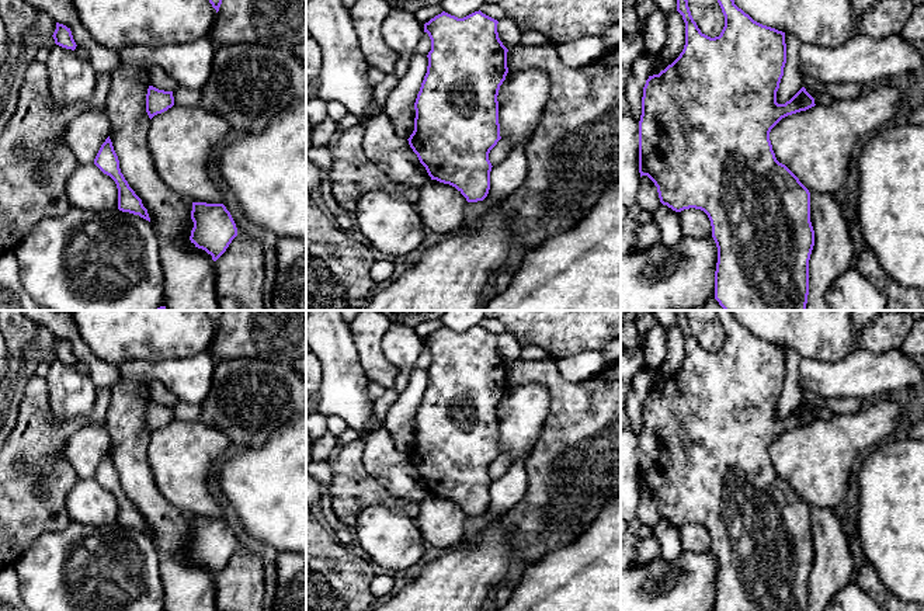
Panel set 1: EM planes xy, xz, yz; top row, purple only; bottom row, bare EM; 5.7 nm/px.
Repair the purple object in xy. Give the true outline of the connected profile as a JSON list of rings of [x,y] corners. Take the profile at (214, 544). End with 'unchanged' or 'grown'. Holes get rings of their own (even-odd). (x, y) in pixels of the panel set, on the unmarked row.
[[[192,517],[190,555],[216,576],[237,551],[236,538],[223,518]]]; unchanged

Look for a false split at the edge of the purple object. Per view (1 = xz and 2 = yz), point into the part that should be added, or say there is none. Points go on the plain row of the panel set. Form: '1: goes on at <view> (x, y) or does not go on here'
1: does not go on here
2: does not go on here

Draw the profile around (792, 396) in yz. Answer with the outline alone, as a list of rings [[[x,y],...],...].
[[[785,348],[786,378],[777,406],[777,417],[785,419],[807,398],[799,385],[799,367],[802,357],[792,348]]]

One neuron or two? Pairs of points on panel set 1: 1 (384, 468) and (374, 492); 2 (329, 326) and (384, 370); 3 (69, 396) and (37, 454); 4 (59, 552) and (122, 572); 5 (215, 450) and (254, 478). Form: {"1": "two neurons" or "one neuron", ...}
{"1": "two neurons", "2": "two neurons", "3": "two neurons", "4": "one neuron", "5": "two neurons"}

